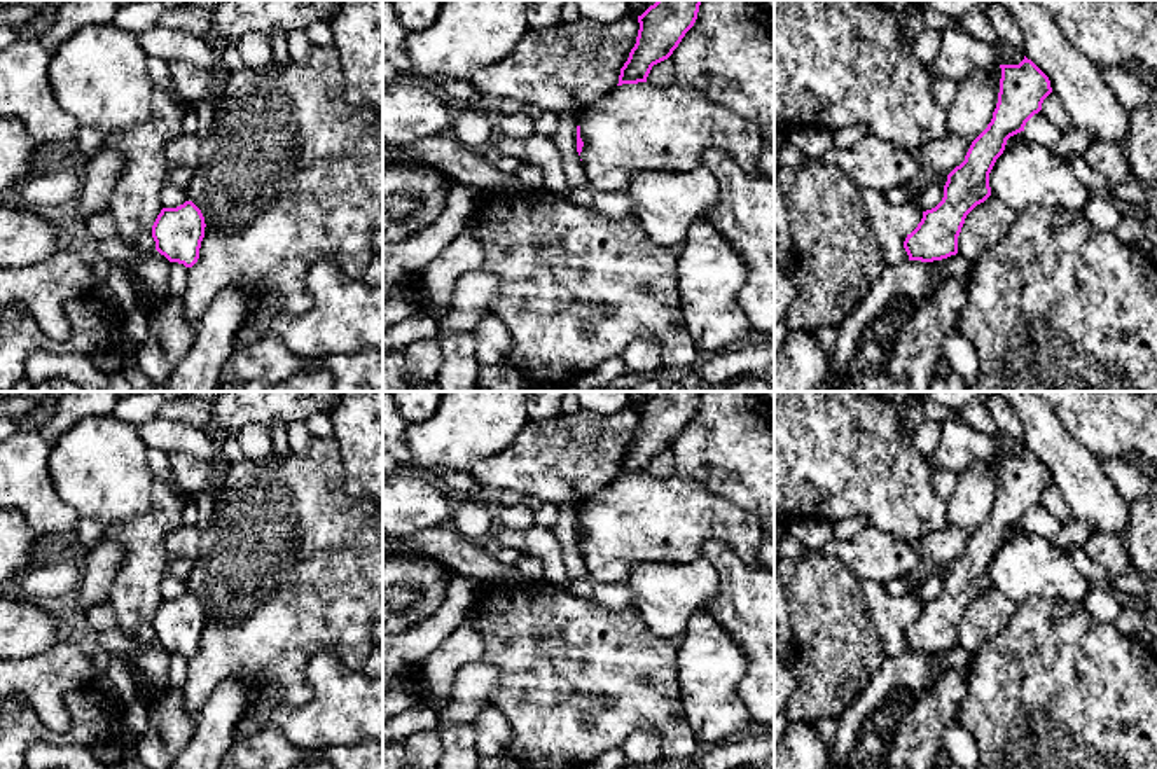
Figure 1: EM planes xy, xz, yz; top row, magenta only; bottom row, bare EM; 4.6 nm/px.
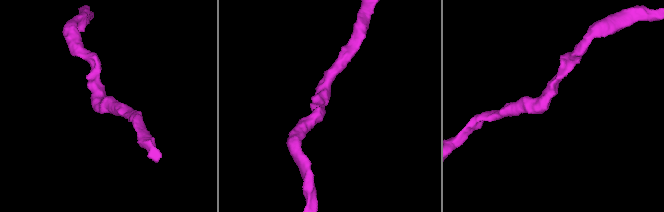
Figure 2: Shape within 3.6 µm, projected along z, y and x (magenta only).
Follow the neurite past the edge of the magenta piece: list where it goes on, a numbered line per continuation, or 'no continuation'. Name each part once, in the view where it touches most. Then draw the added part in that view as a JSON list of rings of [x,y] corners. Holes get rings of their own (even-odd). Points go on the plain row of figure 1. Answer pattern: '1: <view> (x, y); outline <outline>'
no continuation

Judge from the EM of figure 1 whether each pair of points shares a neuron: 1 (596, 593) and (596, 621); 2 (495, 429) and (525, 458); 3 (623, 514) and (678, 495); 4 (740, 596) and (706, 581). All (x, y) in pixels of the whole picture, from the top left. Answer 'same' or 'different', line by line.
1: different
2: different
3: same
4: different

